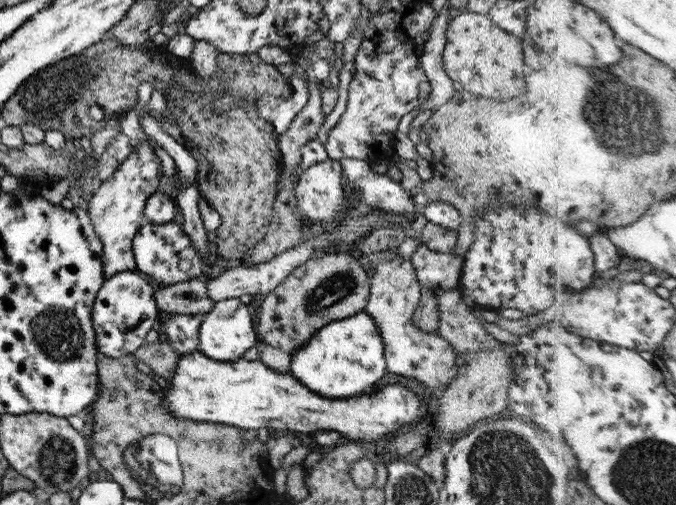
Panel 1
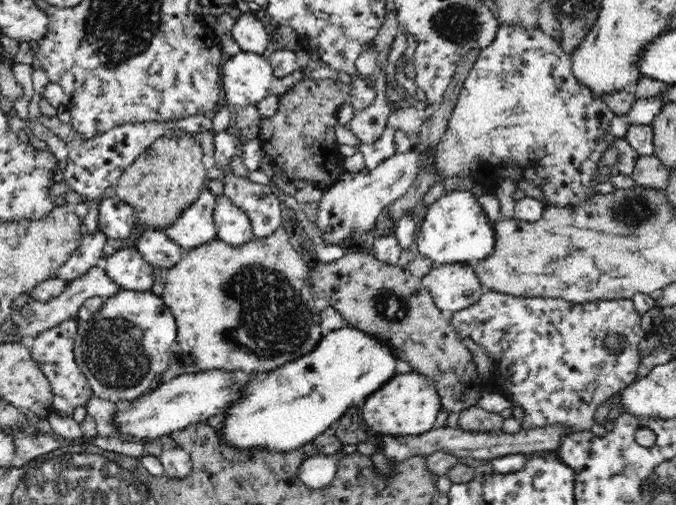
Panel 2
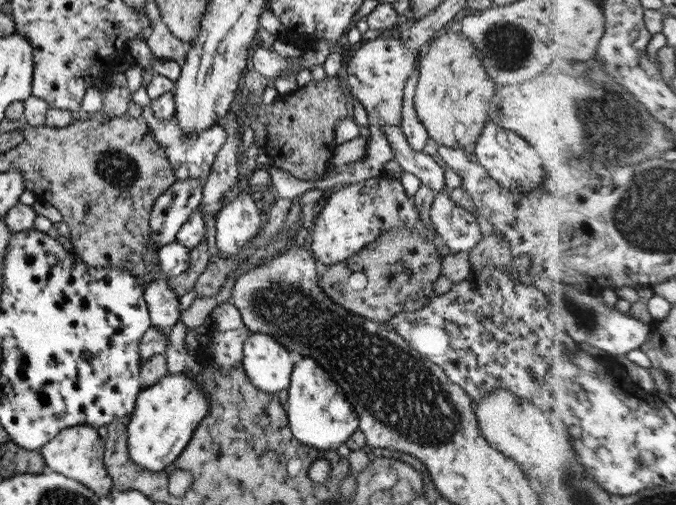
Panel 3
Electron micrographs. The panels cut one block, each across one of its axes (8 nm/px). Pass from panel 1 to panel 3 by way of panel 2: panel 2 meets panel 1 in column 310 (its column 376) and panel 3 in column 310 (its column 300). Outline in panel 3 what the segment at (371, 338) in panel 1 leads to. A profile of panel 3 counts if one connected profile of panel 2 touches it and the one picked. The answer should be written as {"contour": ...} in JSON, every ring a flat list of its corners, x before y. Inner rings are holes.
{"contour":[[297,357,287,388,286,412,292,434,306,446,321,451,337,450,356,430,359,416,330,374,312,357]]}

